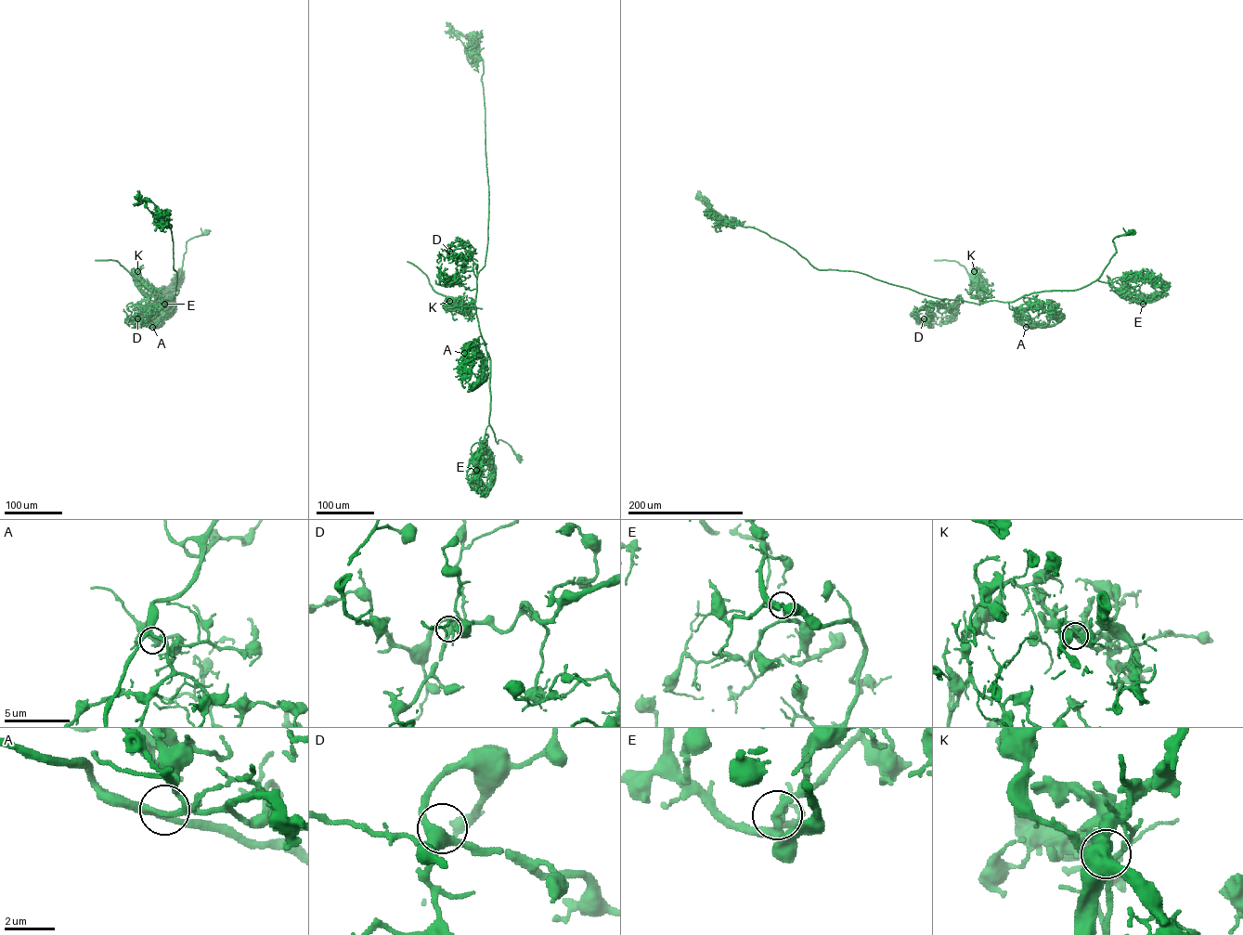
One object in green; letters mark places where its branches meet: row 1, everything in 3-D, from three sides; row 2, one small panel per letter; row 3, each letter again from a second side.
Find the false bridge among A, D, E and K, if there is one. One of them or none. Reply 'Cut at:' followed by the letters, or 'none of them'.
Cut at: K

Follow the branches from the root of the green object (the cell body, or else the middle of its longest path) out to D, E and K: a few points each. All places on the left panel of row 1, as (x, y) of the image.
D: (205, 232), (186, 242), (176, 280), (178, 292), (173, 299), (160, 302), (162, 307), (148, 321), (137, 318)
E: (205, 232), (186, 242), (178, 278), (159, 295), (164, 304)
K: (205, 232), (186, 242), (176, 280), (178, 292), (171, 302), (157, 305), (144, 296), (135, 284), (137, 271)

